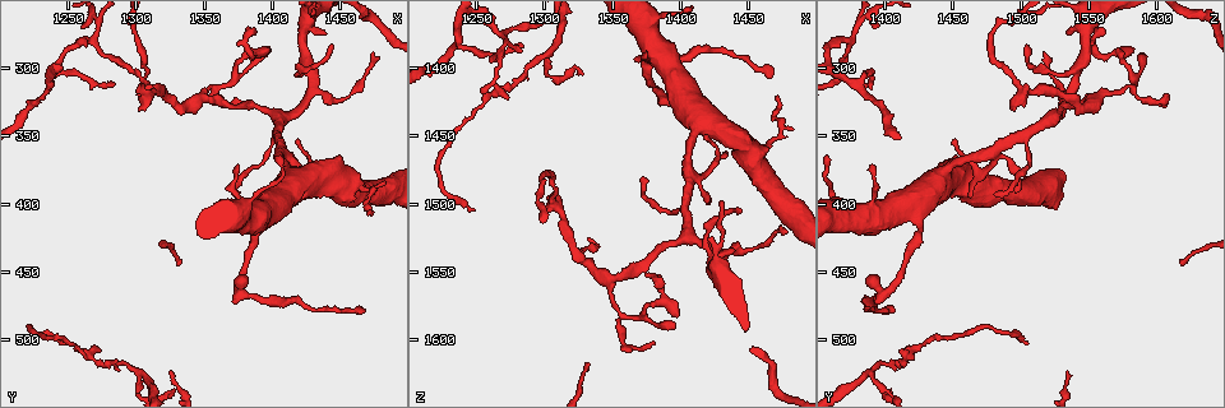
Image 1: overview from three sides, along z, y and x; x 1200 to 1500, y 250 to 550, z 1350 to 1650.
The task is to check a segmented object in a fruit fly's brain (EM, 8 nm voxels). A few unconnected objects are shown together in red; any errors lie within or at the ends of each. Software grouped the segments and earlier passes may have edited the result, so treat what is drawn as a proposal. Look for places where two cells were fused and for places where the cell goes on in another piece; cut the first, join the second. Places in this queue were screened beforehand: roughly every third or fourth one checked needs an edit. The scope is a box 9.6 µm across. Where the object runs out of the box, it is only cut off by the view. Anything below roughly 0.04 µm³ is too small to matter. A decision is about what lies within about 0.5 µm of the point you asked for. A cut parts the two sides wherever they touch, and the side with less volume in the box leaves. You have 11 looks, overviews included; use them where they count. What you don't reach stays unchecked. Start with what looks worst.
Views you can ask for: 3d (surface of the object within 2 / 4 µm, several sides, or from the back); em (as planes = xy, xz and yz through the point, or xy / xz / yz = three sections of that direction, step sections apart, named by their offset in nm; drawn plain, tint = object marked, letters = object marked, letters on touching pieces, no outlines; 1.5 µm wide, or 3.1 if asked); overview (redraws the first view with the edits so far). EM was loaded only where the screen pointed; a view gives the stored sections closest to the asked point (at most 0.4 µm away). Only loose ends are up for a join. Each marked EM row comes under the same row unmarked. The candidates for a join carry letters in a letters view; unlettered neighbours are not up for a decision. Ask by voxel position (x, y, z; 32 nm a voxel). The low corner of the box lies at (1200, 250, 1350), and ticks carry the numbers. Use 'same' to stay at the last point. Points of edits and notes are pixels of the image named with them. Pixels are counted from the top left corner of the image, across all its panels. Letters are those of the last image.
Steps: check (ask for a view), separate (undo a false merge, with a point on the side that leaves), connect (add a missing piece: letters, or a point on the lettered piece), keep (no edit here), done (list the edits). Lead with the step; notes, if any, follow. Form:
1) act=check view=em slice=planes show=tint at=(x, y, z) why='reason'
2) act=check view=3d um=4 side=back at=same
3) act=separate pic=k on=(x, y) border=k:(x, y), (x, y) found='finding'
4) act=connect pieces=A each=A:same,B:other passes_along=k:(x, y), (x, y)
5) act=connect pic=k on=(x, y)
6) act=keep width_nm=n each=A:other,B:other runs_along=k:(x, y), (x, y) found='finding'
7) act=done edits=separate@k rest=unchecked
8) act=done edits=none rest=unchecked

act=check view=3d um=4 side=back at=(1472, 408, 1422)

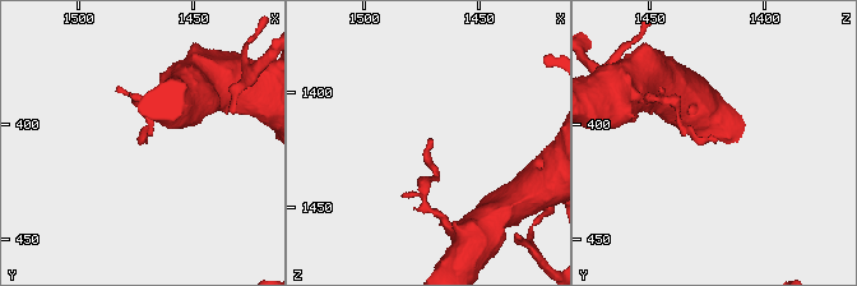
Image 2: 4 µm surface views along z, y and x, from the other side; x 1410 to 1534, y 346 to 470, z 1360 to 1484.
act=check view=em slice=planes show=letters at=(1471, 409, 1421)

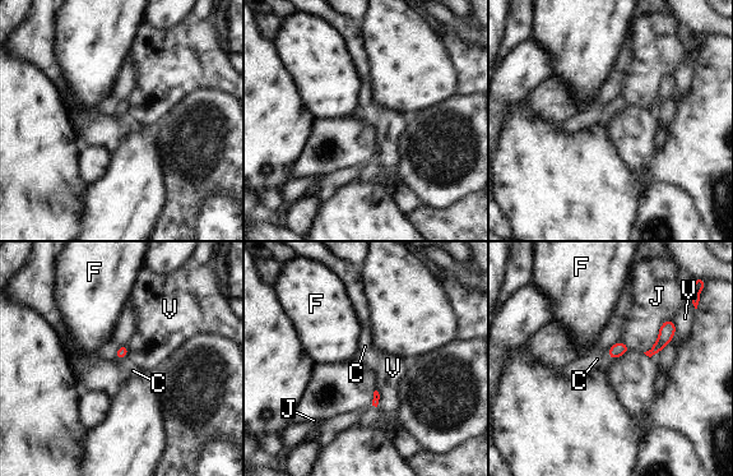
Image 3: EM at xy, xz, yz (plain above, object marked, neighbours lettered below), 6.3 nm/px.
act=keep width_nm=70 longest_contact=J:280nm each=C:other,F:other,J:other,V:other found='none of them fits'

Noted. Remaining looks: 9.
act=check view=3d um=2 at=(1268, 278, 1374) why='four arms meet'

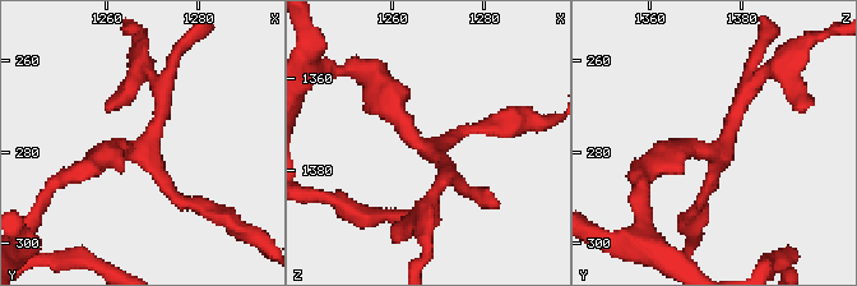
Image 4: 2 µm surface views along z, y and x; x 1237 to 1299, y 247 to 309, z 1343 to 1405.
act=check view=em slice=planes show=tint at=(1267, 279, 1375) why='need the tissue'

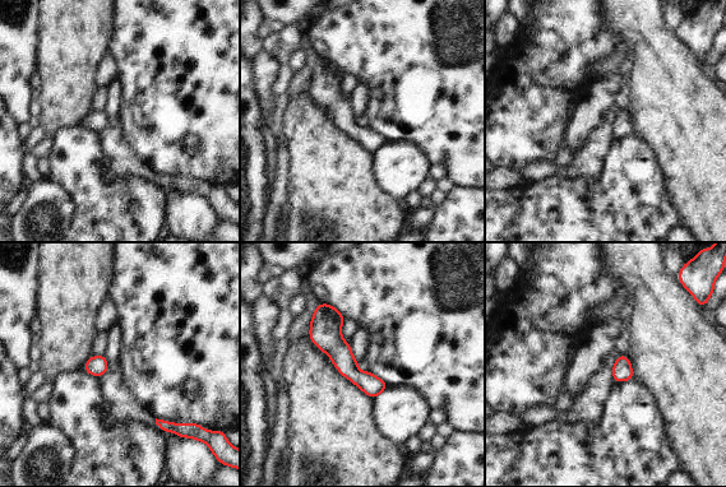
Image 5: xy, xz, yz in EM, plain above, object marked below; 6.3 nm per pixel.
act=check view=em slice=planes show=letters at=same

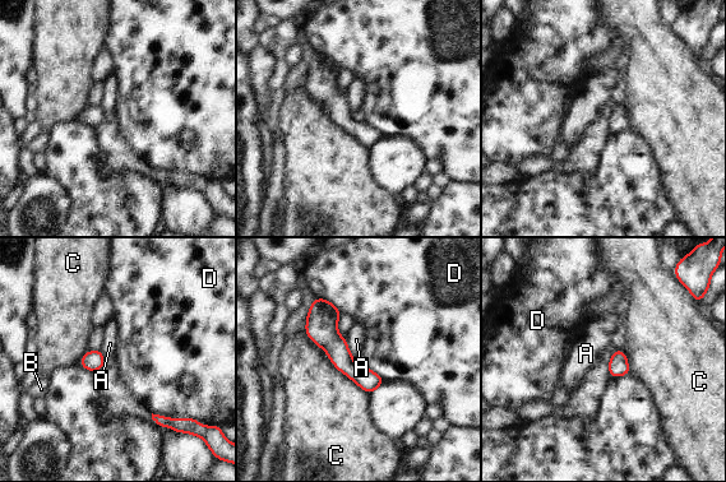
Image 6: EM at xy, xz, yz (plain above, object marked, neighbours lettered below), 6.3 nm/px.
act=keep each=A:other,B:other,C:other,D:other arms=4 runs_along=6:(319, 310), (324, 334), (371, 388) found='continuous, no second cell'

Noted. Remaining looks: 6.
act=check view=em slice=xy step=8 show=letters at=(1330, 536, 1406) why='branch stops here'

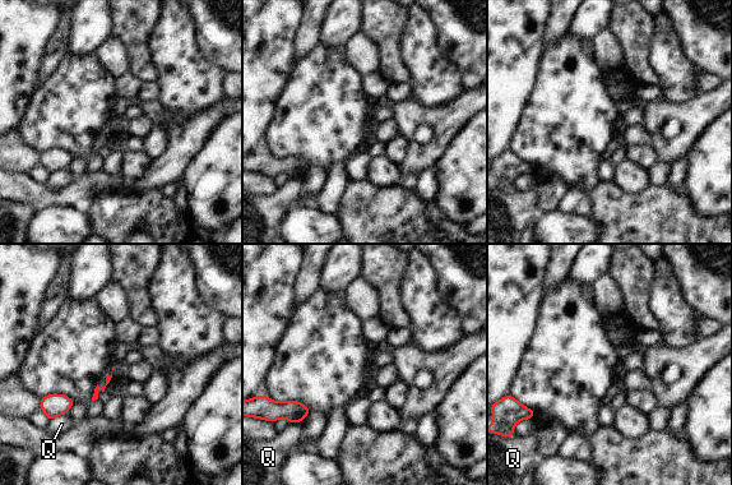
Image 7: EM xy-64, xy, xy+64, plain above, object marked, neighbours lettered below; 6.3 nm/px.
act=check view=em slice=planes show=letters at=same

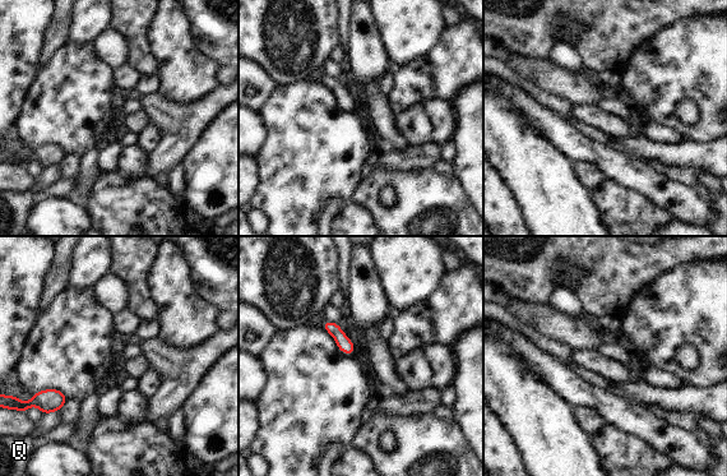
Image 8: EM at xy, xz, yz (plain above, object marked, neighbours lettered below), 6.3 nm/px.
act=keep each=Q:other border=8:(58, 410), (46, 414) found='none of them fits'

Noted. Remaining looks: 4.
act=check view=3d um=2 at=(1382, 292, 1572) why='abrupt turn'

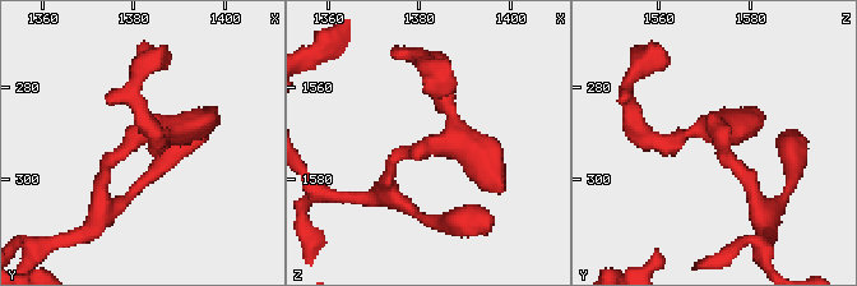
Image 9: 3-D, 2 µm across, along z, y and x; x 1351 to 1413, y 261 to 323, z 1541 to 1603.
act=check view=em slice=yz step=4 show=tint at=(1383, 290, 1573) why='now the EM'

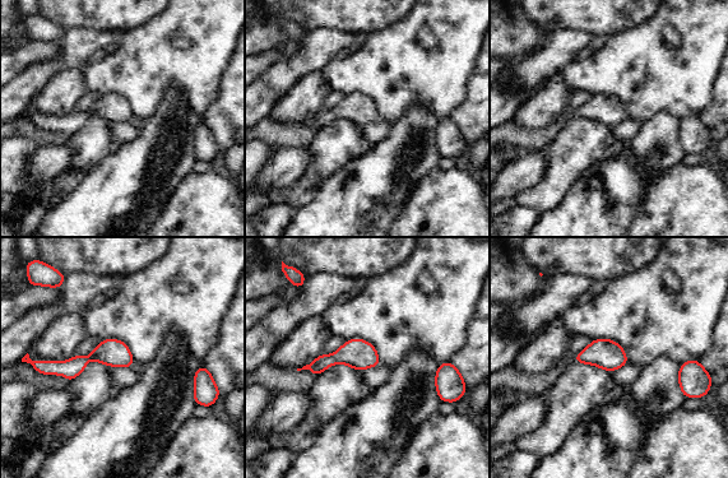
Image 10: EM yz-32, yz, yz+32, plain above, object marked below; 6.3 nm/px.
act=check view=em slice=yz step=4 show=letters at=same

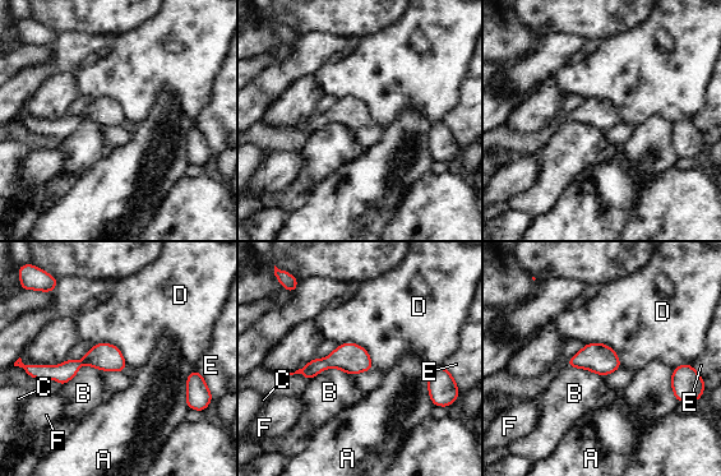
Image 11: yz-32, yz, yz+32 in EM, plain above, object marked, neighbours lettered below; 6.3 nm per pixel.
act=keep width_nm=180 each=A:other,B:other,C:other,D:other,E:other,F:other runs_along=11:(121, 363), (86, 360), (41, 375) found='continuous, no second cell'

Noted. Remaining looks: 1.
act=done edits=none rest=unchecked

